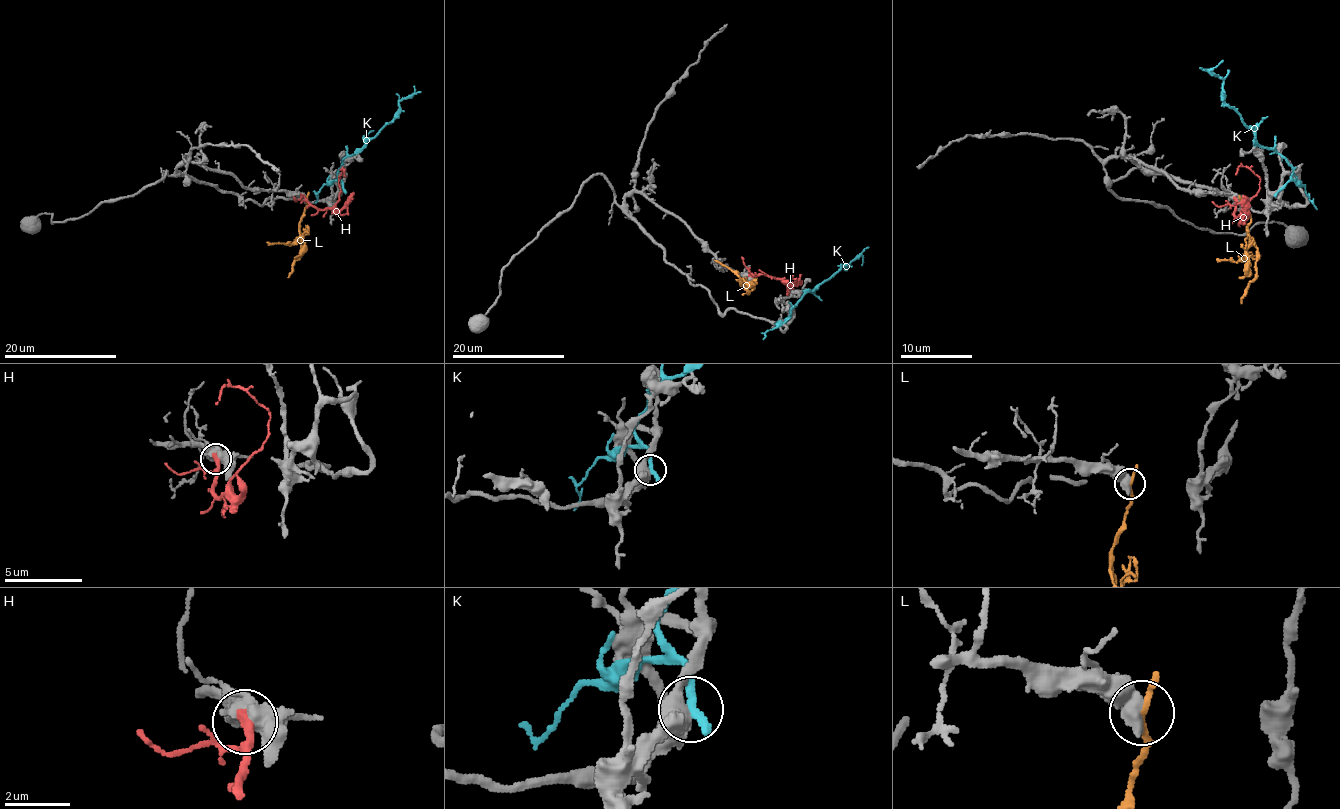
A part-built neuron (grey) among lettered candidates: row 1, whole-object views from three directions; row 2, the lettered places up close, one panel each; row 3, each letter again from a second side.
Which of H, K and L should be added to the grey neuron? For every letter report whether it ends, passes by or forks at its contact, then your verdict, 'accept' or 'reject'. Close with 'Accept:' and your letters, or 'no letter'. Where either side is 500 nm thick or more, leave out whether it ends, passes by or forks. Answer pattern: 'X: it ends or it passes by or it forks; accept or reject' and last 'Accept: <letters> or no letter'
H: accept
K: it ends; reject
L: it passes by; reject
Accept: H

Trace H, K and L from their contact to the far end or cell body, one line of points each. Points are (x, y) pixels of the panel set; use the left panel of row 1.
H: (302, 196), (316, 207), (332, 207), (339, 199), (341, 169), (346, 176)
K: (343, 189), (337, 171), (344, 158), (354, 155), (393, 119), (399, 102), (413, 93), (413, 86)
L: (306, 199), (299, 228), (301, 256), (288, 277)

